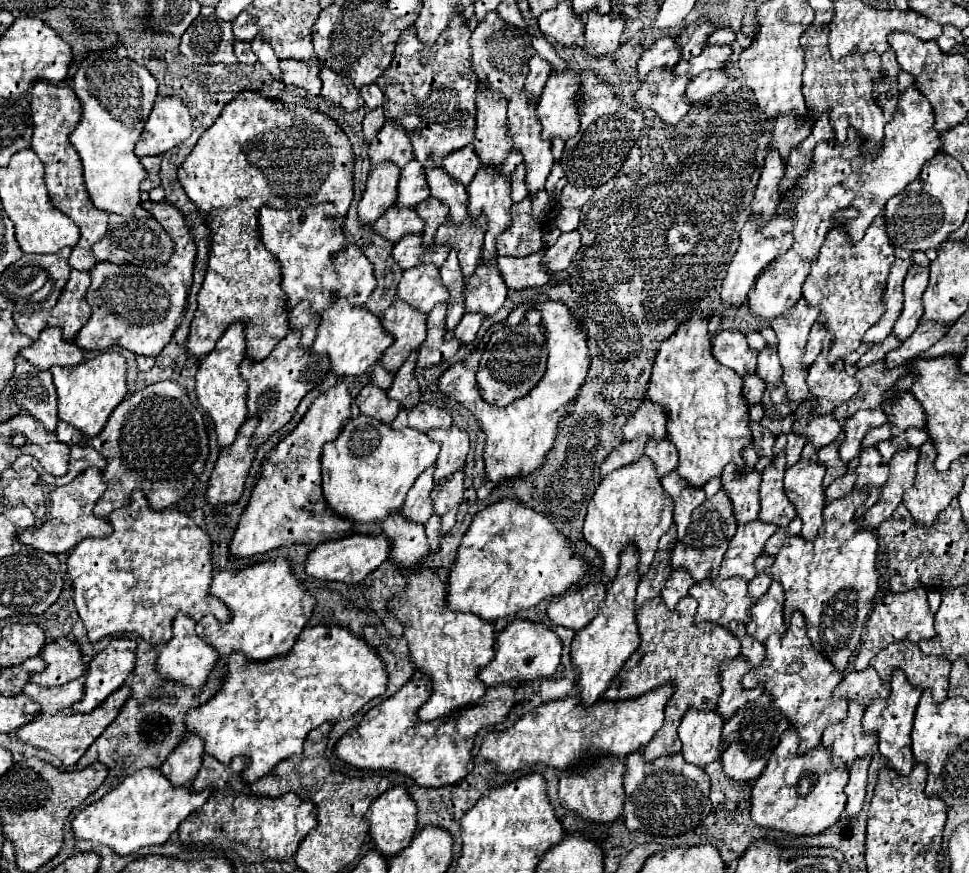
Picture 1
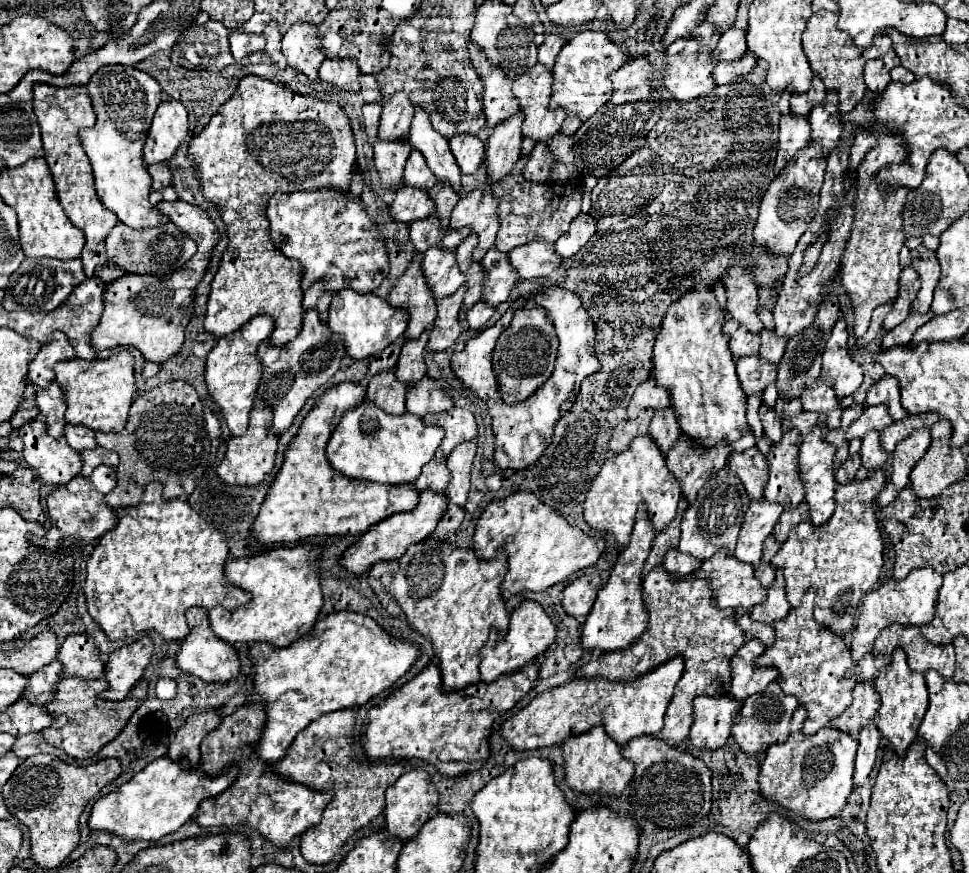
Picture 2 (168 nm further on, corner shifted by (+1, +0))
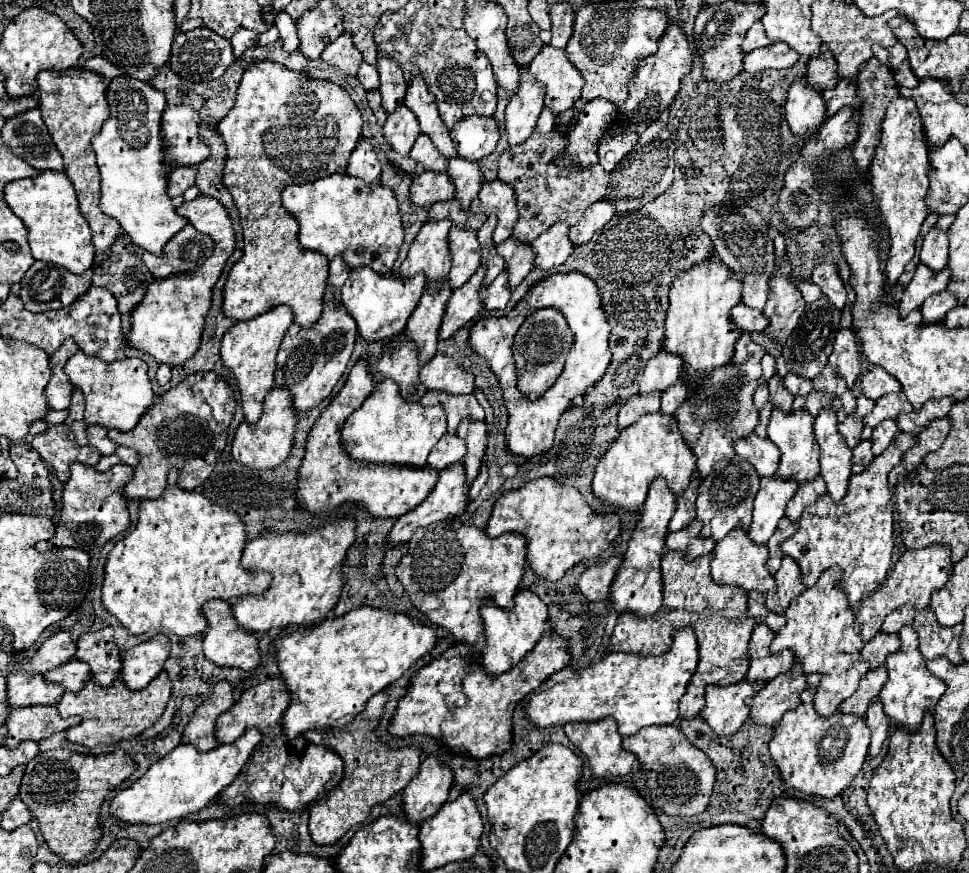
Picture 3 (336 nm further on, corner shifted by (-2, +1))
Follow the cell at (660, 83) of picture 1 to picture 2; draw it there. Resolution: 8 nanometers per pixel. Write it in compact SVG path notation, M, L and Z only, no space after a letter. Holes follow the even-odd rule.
M700 23L696 27L696 31L692 31L692 39L680 39L674 41L668 49L666 49L666 65L664 65L664 75L660 79L660 85L668 91L674 93L674 99L678 103L690 103L696 97L708 95L716 85L712 79L712 69L714 69L714 59L710 57L712 49L716 47L720 33L714 31L714 27L710 27L710 23Z

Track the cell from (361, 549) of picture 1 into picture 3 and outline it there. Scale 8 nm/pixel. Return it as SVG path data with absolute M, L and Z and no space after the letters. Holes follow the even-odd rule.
M457 462L457 464L451 464L451 466L447 466L445 470L439 472L439 482L437 482L437 486L433 488L433 492L429 494L429 498L425 498L415 510L411 510L411 512L407 512L405 516L397 518L397 524L393 526L393 530L391 530L391 534L389 534L389 544L391 544L391 546L405 544L405 542L409 542L409 538L413 536L415 528L419 528L419 526L429 526L429 524L433 524L433 522L445 520L445 518L449 518L449 516L463 514L465 508L467 508L467 502L469 502L469 482L467 482L467 476L465 476L463 462Z

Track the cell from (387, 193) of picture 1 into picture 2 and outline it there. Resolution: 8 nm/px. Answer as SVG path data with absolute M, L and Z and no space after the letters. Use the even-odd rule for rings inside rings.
M376 139L374 143L374 167L382 187L392 193L396 193L402 183L402 171L410 151L410 143L384 143L382 139Z

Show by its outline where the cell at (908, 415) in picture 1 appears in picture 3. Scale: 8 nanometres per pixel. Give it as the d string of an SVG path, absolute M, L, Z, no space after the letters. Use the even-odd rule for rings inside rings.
M871 364L869 372L863 374L863 378L861 378L861 390L871 400L879 400L881 396L885 396L889 392L901 392L901 384L891 374L885 374L885 370L881 370L881 366Z

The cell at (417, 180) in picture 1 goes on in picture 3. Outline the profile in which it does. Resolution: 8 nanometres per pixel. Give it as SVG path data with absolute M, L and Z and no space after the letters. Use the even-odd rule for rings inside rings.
M419 134L419 138L415 140L413 148L411 148L411 158L415 158L419 164L423 164L425 170L433 170L433 172L445 172L447 168L447 160L445 156L433 146L433 142L429 140L427 134Z

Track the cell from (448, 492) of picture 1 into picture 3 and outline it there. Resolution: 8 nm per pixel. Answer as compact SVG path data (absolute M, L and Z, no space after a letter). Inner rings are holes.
M469 418L461 420L461 424L457 428L457 436L467 442L467 454L465 454L463 462L465 462L467 482L473 482L479 472L479 466L483 462L483 456L485 456L485 436L487 436L485 422L471 422Z

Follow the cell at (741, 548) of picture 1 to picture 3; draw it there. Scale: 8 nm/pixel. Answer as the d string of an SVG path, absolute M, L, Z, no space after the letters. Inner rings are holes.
M761 478L761 488L755 498L753 522L749 528L749 536L765 544L771 534L777 530L777 522L785 516L785 506L793 498L797 490L797 482L791 478Z

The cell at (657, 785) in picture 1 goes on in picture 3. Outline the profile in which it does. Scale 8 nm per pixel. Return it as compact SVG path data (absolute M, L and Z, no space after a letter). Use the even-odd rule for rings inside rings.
M649 726L637 734L623 740L625 750L631 750L641 766L647 770L647 794L645 798L653 808L663 812L675 812L677 816L689 818L705 812L711 790L715 784L715 766L709 762L707 754L695 748L681 728L677 726ZM683 736L683 738L679 738ZM671 738L671 740L669 740Z

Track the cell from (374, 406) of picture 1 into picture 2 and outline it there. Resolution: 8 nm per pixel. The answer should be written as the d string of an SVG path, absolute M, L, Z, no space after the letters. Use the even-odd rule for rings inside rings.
M394 371L378 373L370 379L366 399L390 415L402 415L406 401L406 387L402 387L402 383L394 379Z

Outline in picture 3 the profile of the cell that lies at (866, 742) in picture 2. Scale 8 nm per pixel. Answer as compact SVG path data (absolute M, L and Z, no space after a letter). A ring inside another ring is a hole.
M873 698L873 702L867 708L867 726L873 730L871 734L871 748L869 748L869 756L879 754L885 738L887 738L887 728L889 728L889 720L883 712L881 700Z

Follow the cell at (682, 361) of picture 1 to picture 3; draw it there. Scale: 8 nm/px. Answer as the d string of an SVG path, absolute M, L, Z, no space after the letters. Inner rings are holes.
M709 258L709 262L699 262L693 268L681 272L671 284L663 348L683 356L683 370L691 388L693 374L711 374L715 368L729 364L733 358L733 346L741 336L741 328L731 320L731 308L741 302L741 284L741 274L731 272L715 258Z

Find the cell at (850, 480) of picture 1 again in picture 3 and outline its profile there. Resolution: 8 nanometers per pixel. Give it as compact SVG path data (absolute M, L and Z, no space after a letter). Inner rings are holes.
M861 440L859 446L853 450L853 462L855 464L869 464L873 460L873 452L871 452L871 440Z

